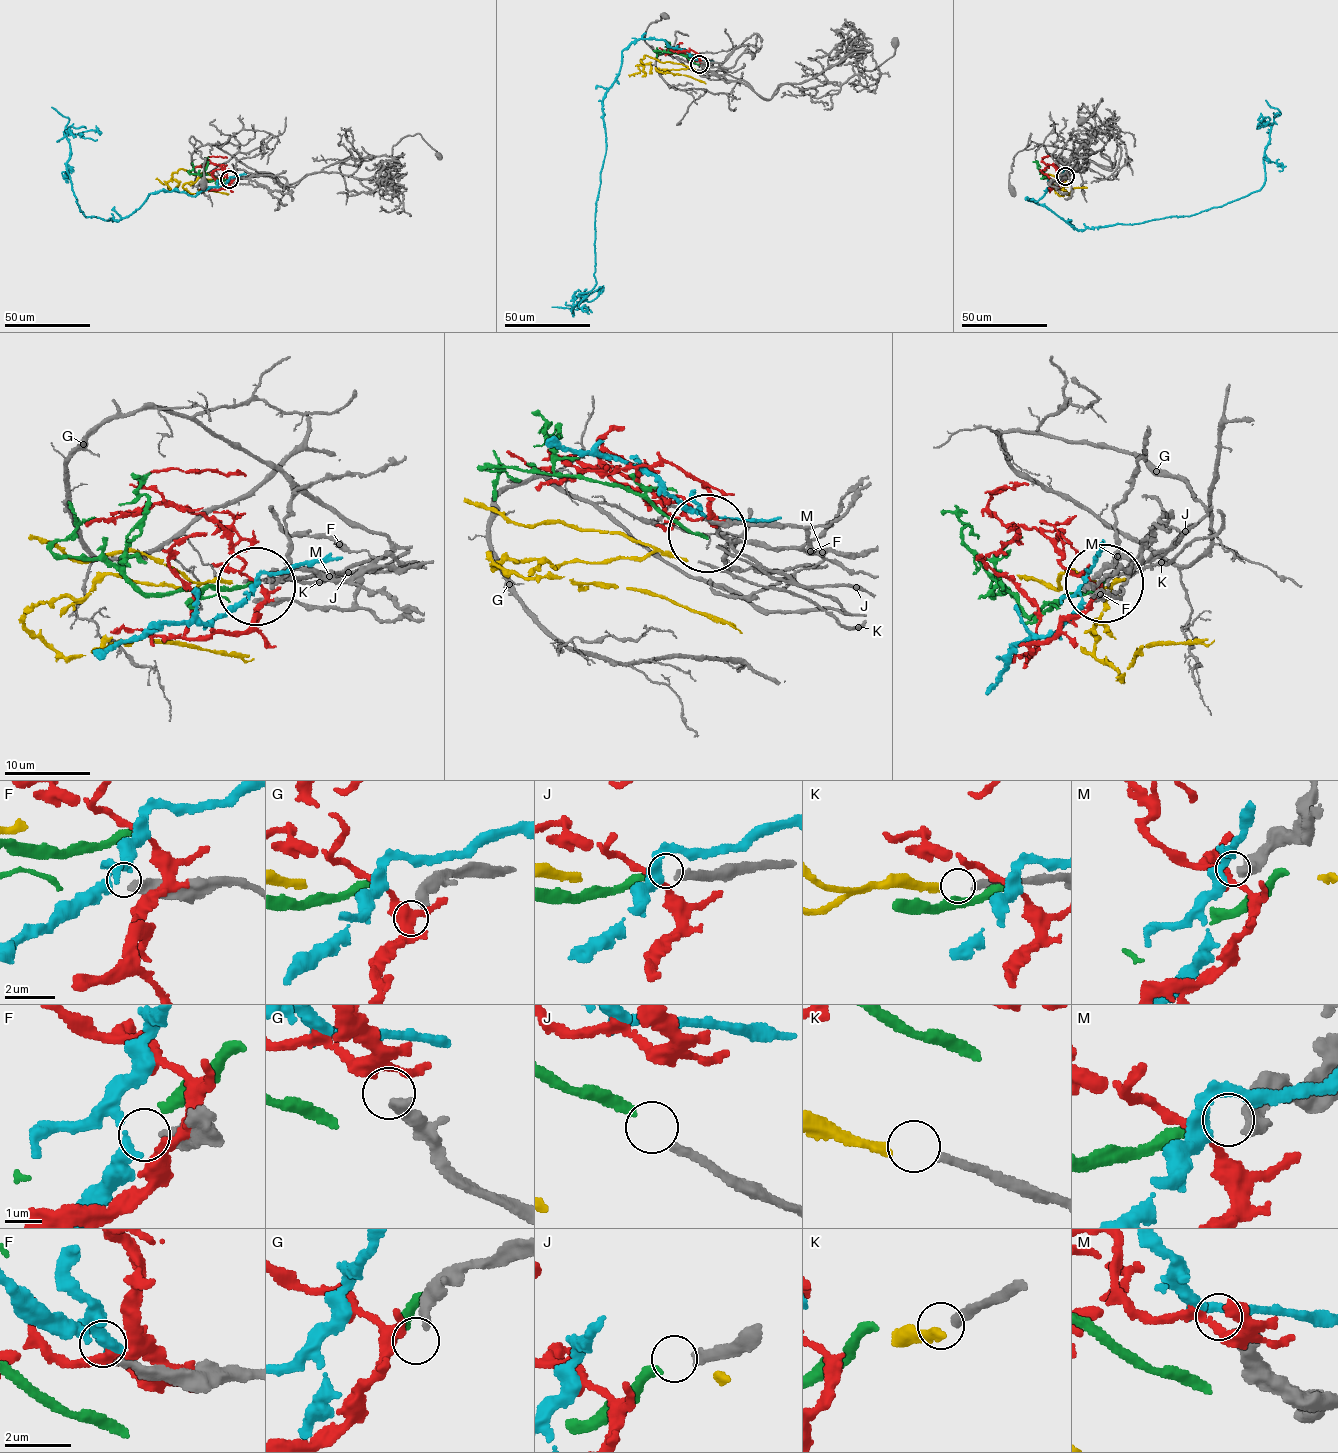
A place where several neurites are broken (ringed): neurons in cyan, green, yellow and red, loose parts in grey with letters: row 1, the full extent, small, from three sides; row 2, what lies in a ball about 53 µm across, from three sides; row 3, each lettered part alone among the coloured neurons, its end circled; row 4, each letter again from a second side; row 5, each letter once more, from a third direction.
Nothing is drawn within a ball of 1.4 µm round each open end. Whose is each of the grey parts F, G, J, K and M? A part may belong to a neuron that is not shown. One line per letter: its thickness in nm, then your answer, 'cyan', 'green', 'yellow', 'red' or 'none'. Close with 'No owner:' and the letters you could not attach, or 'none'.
F: 360 nm thick; cyan
G: 300 nm thick; red
J: 260 nm thick; green
K: 240 nm thick; yellow
M: 500 nm thick; none
No owner: M

